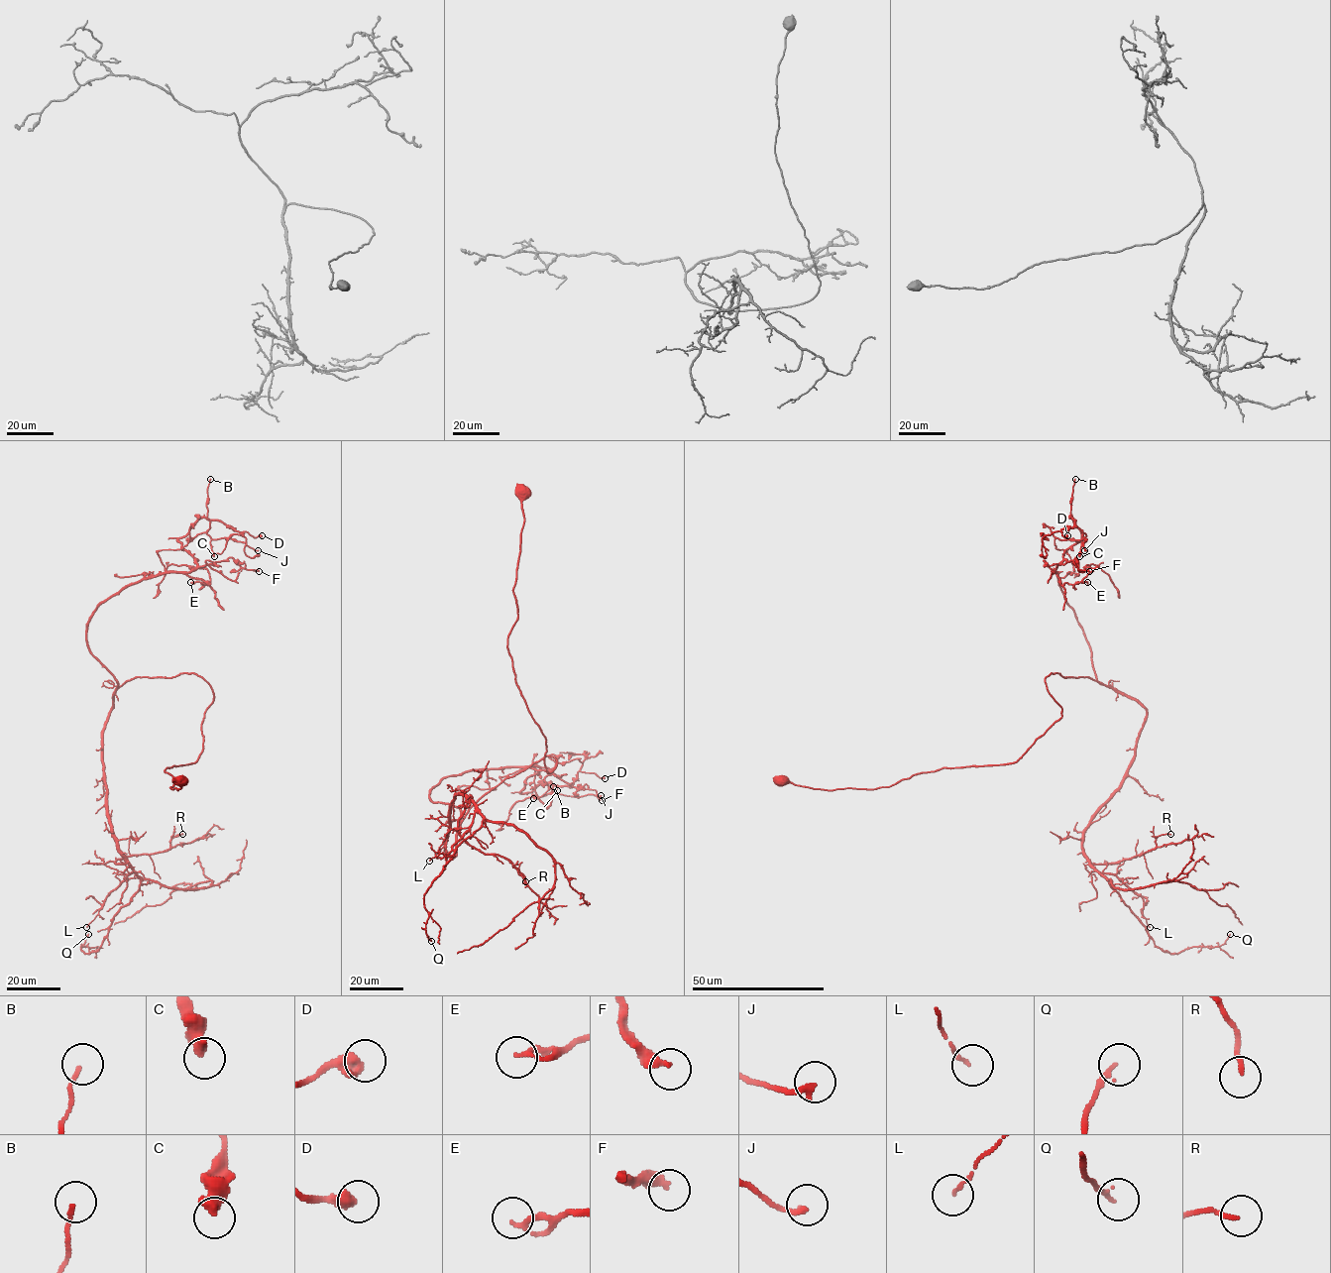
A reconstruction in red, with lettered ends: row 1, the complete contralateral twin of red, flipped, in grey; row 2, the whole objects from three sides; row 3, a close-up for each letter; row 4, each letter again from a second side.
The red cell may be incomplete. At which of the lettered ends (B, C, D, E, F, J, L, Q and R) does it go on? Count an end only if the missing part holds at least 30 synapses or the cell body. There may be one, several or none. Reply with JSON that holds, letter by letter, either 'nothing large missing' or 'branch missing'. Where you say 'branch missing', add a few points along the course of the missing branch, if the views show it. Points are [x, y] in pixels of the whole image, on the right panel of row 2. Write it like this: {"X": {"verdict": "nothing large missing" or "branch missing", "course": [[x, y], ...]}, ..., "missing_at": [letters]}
{"B": {"verdict": "nothing large missing"}, "C": {"verdict": "nothing large missing"}, "D": {"verdict": "nothing large missing"}, "E": {"verdict": "nothing large missing"}, "F": {"verdict": "nothing large missing"}, "J": {"verdict": "nothing large missing"}, "L": {"verdict": "nothing large missing"}, "Q": {"verdict": "nothing large missing"}, "R": {"verdict": "nothing large missing"}, "missing_at": []}

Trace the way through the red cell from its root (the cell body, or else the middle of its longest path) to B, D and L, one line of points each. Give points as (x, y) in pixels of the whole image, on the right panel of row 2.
B: (782, 780), (875, 788), (1012, 763), (1061, 716), (1051, 673), (1110, 687), (1054, 572), (1081, 539), (1075, 479)
D: (782, 780), (1012, 763), (1061, 716), (1051, 673), (1110, 687), (1054, 572), (1067, 535)
L: (782, 780), (875, 788), (1014, 762), (1061, 716), (1045, 678), (1089, 676), (1146, 719), (1082, 852), (1150, 927)

